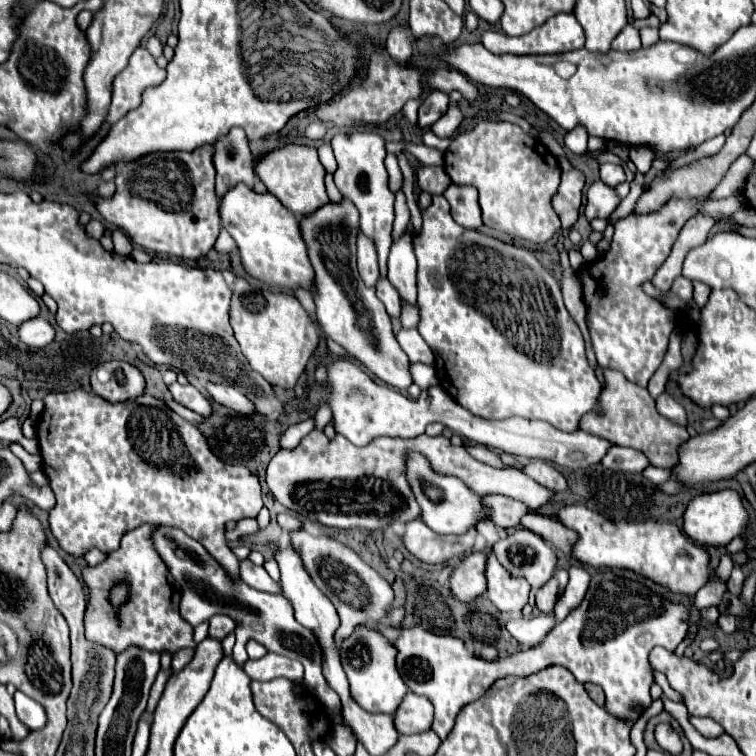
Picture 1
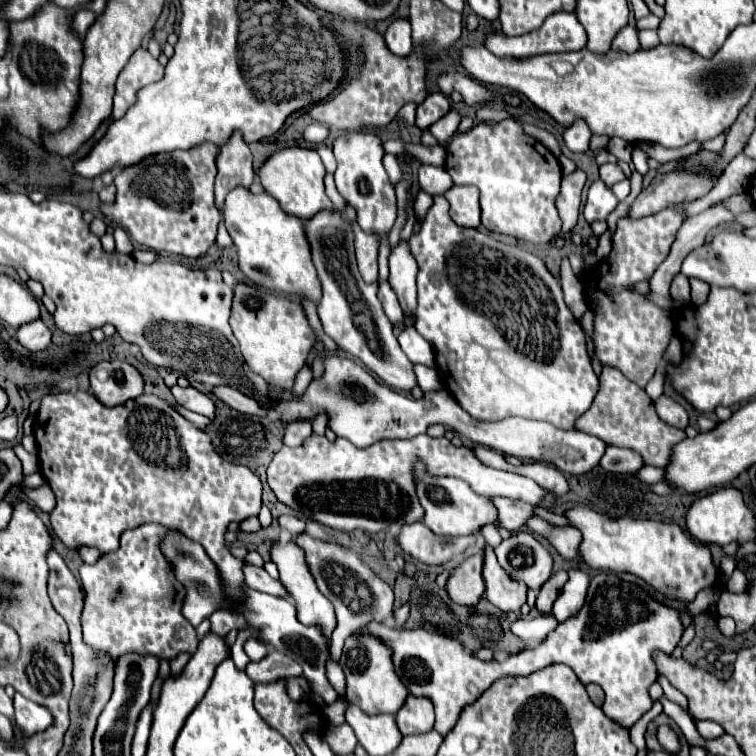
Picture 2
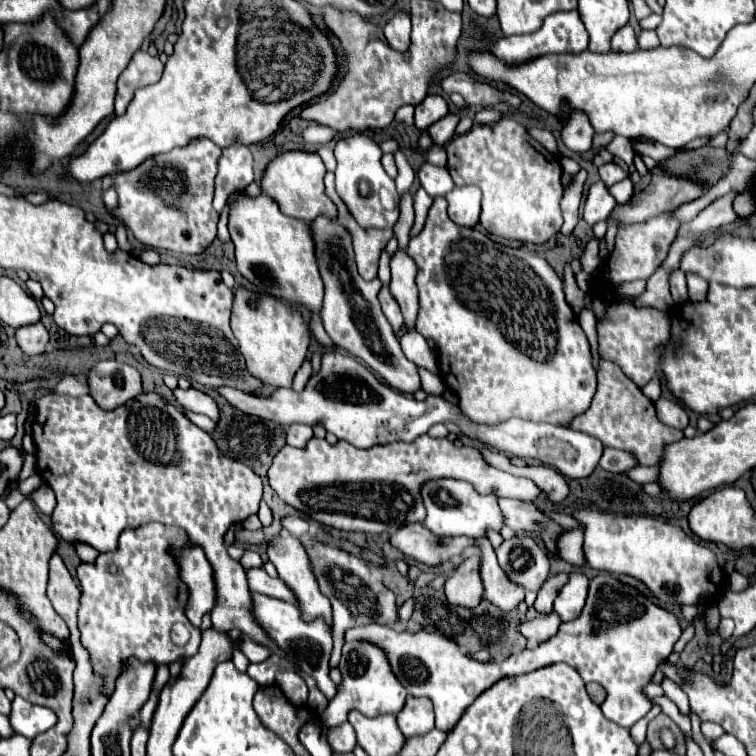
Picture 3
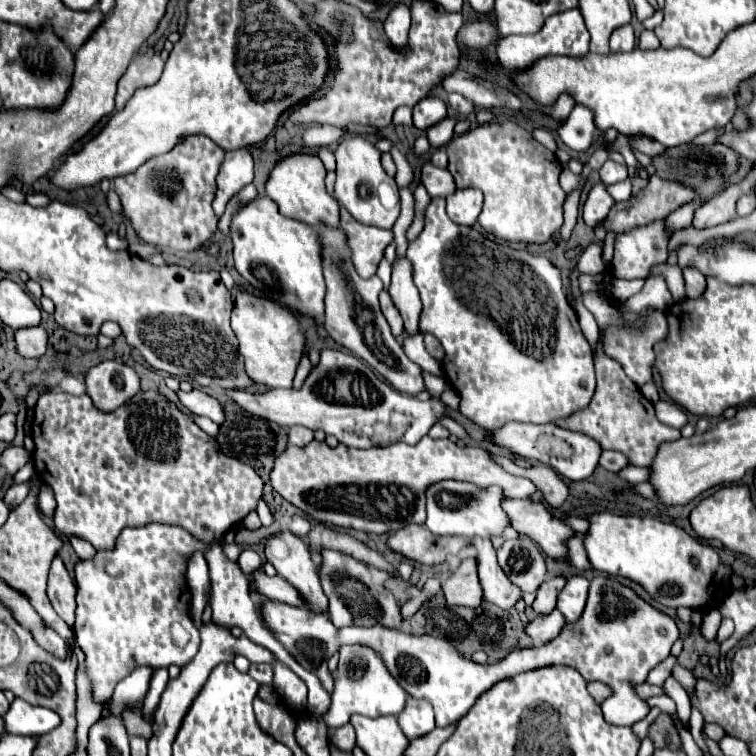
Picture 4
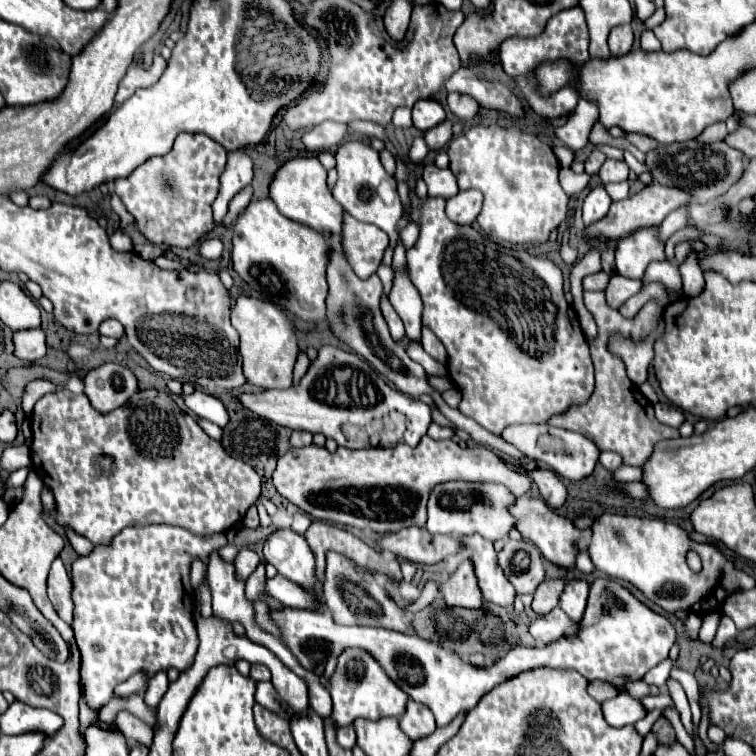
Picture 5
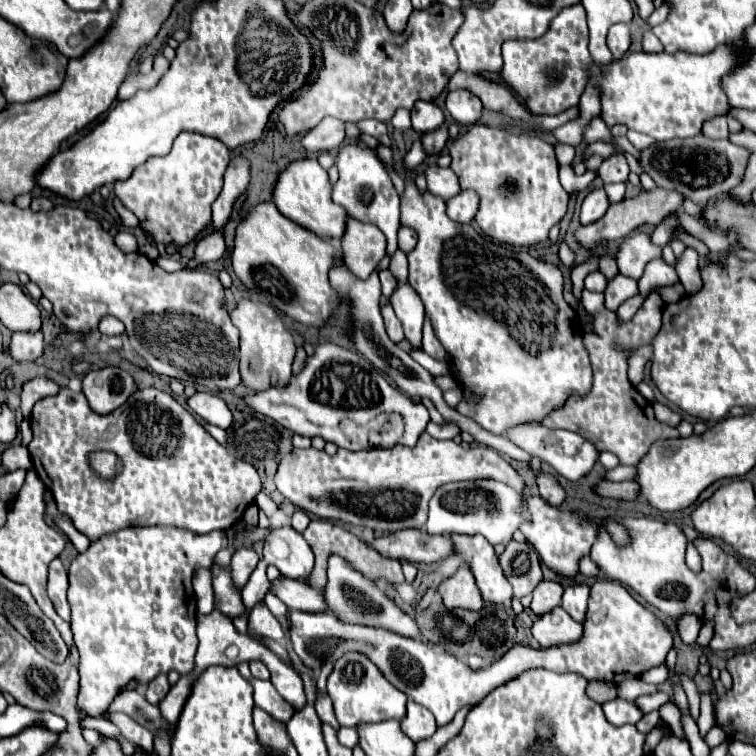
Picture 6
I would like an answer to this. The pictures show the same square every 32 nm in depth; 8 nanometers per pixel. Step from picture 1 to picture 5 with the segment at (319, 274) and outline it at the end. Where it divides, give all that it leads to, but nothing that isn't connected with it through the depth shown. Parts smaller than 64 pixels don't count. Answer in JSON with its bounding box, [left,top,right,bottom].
[326,236,528,462]

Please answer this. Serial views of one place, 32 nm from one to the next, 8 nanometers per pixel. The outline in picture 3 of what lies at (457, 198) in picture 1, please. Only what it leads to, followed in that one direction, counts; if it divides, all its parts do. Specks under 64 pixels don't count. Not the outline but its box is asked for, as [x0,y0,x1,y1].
[448,186,482,226]

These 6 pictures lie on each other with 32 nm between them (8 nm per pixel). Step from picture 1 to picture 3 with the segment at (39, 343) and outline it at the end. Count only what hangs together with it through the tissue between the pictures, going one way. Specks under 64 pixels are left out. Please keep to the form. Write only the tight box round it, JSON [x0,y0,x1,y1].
[16,322,48,356]

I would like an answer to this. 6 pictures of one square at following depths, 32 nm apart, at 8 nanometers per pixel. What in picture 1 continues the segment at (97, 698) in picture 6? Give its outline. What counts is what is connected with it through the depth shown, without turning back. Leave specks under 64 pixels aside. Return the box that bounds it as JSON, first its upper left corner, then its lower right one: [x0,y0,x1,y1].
[82,524,196,656]

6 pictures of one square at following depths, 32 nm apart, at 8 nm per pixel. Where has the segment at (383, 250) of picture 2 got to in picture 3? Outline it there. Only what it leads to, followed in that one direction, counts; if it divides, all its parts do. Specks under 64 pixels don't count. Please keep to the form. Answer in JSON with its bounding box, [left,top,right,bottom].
[378,252,390,284]

